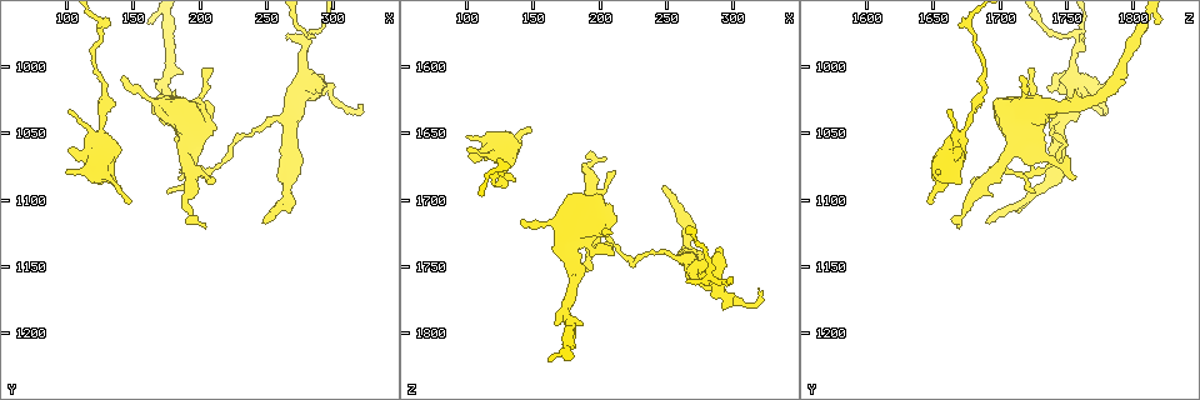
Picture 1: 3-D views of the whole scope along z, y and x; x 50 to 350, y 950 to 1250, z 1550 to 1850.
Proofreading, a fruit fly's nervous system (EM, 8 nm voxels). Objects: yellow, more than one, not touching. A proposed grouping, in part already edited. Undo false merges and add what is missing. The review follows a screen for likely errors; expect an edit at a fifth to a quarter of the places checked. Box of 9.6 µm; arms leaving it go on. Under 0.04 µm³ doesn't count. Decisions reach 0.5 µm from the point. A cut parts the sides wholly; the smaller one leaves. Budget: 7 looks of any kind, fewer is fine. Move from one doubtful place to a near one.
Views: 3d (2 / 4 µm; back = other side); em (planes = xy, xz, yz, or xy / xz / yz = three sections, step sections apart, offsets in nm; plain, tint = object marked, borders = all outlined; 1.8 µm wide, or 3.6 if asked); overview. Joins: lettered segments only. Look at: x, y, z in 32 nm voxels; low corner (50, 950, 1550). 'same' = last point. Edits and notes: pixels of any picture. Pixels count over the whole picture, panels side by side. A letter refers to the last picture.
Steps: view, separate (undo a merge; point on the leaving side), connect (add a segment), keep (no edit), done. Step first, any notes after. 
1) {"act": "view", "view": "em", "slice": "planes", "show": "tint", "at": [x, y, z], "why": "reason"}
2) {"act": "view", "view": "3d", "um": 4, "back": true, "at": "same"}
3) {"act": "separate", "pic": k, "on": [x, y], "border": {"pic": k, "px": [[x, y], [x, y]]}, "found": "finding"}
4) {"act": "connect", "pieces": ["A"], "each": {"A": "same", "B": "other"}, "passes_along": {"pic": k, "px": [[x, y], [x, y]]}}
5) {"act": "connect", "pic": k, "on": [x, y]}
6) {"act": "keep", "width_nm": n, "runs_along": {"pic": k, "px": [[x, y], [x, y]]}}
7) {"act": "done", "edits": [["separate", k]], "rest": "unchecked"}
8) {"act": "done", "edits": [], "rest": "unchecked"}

{"act": "view", "view": "3d", "um": 2, "at": [142, 1008, 1718], "why": "branch stops here"}

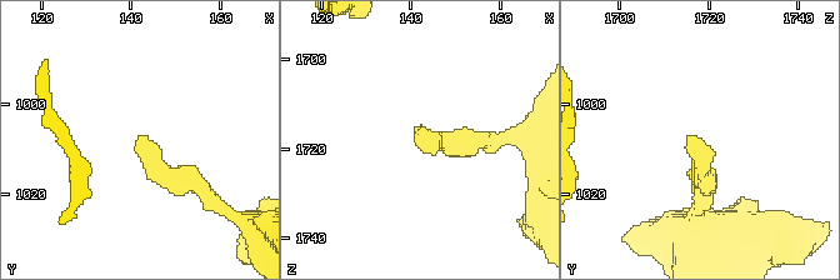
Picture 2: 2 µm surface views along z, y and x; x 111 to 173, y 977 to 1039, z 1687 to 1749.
{"act": "view", "view": "em", "slice": "xy", "step": 8, "show": "tint", "at": [141, 1010, 1719]}

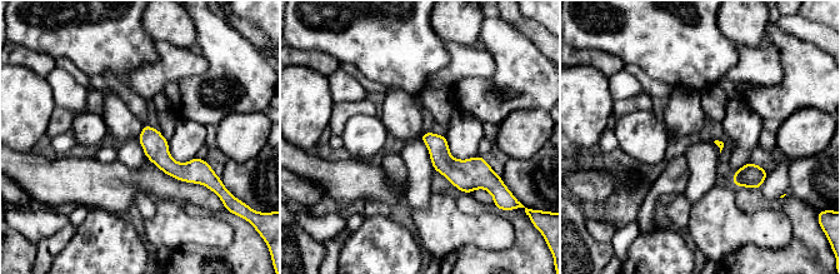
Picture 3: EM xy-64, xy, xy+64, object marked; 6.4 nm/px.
{"act": "view", "view": "em", "slice": "planes", "show": "borders", "at": "same", "why": "cut it another way"}

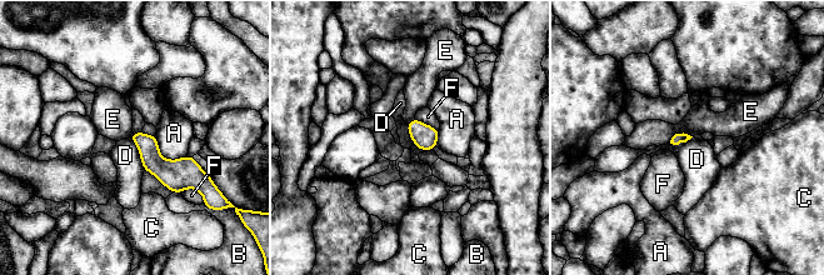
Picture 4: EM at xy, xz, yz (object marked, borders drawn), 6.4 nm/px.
{"act": "keep", "each": {"A": "other", "B": "other", "C": "other", "D": "other", "E": "other", "F": "other"}, "border": {"pic": 4, "px": [[129, 138], [136, 146], [144, 170]]}, "found": "no lettered segment goes on from it"}

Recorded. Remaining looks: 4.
{"act": "view", "view": "em", "slice": "planes", "show": "borders", "at": [248, 1116, 1688], "why": "an open end"}

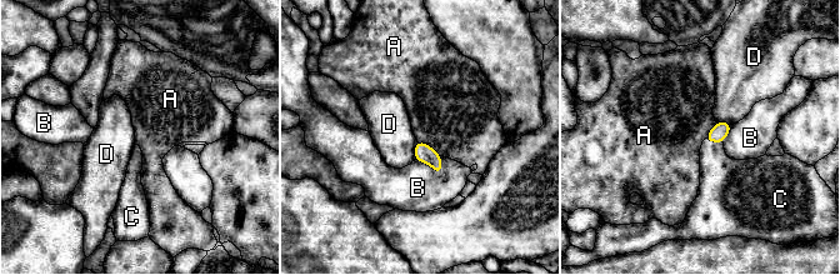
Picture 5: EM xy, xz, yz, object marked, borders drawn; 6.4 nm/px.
{"act": "connect", "pieces": ["C"], "each": {"A": "other", "B": "other", "C": "same", "D": "other"}, "found": "the neuron continues"}

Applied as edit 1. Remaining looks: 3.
{"act": "view", "view": "overview"}

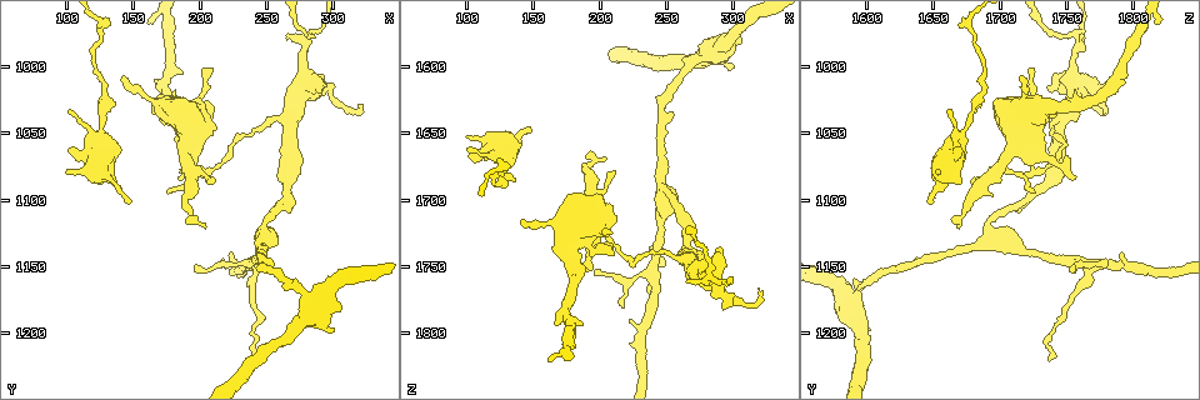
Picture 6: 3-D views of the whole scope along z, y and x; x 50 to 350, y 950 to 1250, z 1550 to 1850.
{"act": "view", "view": "em", "slice": "planes", "show": "borders", "at": [218, 1144, 1780], "why": "tapers out"}

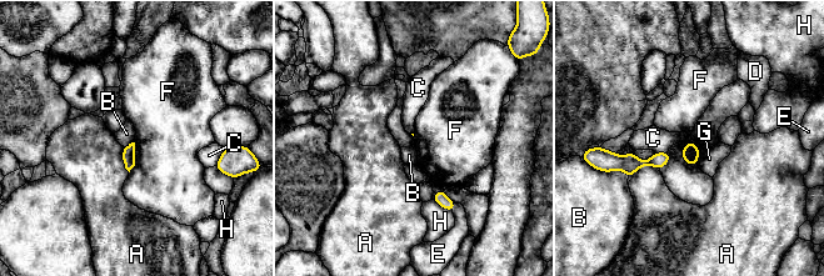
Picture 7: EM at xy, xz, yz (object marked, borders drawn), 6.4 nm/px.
{"act": "keep", "each": {"A": "other", "B": "other", "C": "other", "D": "other", "E": "other", "F": "other", "G": "other", "H": "other"}, "border": {"pic": 7, "px": [[634, 151], [640, 159], [654, 152]]}, "found": "no lettered segment goes on from it"}

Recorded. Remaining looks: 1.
{"act": "done", "edits": [["connect", 5]], "rest": "unchecked"}

